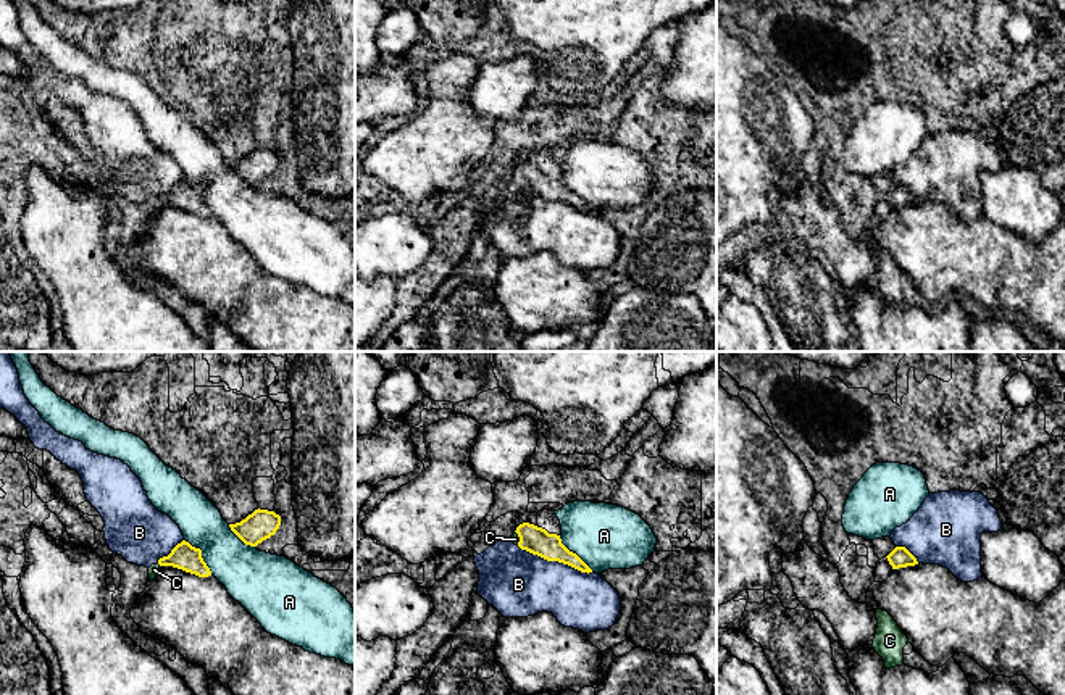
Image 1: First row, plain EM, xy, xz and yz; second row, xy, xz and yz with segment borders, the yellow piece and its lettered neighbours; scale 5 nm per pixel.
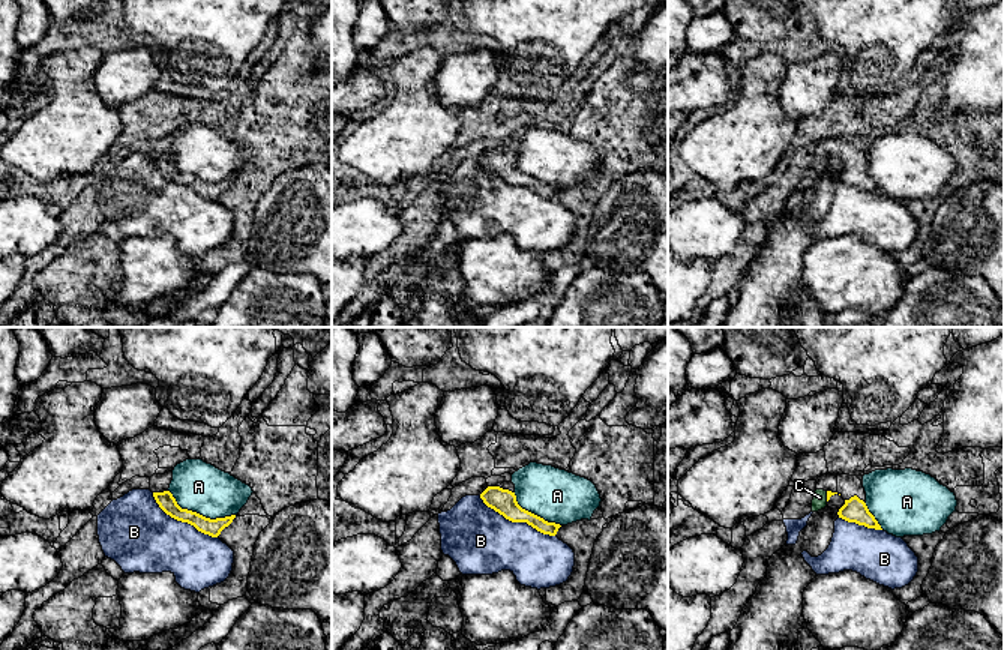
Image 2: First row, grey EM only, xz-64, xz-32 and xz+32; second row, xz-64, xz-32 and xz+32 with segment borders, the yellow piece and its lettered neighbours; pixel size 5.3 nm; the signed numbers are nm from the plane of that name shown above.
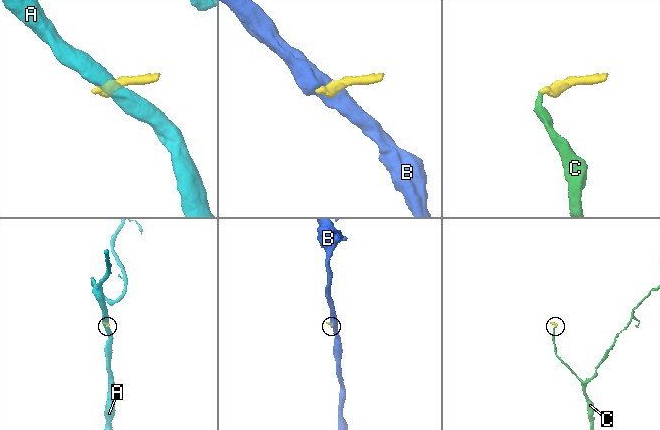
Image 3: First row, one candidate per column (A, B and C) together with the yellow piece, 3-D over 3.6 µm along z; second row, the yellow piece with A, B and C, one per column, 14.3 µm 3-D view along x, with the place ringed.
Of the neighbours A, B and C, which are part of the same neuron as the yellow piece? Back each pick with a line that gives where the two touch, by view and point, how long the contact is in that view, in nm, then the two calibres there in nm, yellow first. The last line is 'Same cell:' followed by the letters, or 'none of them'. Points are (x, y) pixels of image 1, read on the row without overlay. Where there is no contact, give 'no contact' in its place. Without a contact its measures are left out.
C: contact xz (518, 174); length 70 nm; calibres 140 and 50 nm
Same cell: C

